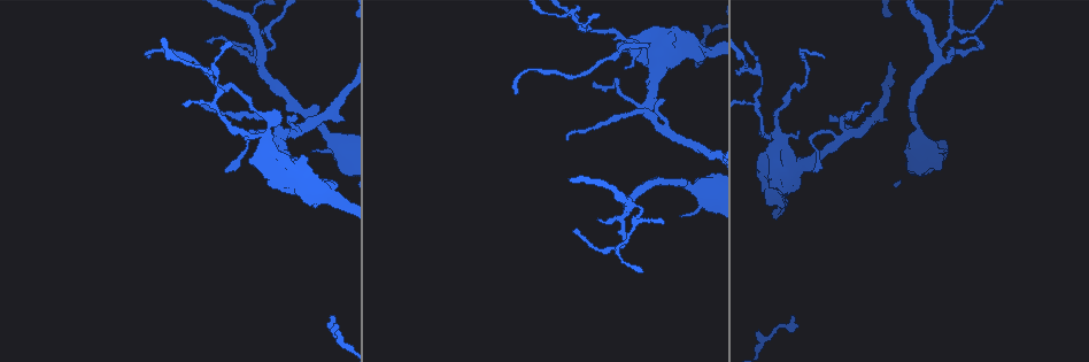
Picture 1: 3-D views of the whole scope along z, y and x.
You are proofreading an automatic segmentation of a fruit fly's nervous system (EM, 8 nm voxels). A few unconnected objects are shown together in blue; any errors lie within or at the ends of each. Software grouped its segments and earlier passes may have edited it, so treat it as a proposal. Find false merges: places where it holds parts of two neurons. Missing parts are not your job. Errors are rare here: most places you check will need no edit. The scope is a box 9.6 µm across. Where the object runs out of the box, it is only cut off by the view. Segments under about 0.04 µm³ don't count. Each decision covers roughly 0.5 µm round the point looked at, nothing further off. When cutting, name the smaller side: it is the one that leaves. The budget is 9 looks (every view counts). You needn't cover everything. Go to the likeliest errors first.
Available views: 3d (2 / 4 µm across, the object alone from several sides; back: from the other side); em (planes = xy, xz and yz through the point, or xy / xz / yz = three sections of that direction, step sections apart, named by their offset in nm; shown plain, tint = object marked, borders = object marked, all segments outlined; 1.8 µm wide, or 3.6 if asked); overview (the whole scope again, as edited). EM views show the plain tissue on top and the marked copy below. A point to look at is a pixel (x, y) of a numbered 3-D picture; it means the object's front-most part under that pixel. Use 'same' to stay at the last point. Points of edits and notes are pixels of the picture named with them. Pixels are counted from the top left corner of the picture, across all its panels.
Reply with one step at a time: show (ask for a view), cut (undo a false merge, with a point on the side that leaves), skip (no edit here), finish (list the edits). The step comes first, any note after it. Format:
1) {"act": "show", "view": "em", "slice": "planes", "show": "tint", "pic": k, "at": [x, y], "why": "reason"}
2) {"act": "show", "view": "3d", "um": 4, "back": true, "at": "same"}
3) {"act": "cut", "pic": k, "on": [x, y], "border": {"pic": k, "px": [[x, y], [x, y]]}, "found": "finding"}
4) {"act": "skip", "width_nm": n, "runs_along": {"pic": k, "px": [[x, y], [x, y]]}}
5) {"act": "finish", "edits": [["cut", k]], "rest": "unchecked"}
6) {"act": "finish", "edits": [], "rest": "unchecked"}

{"act": "show", "view": "em", "slice": "yz", "step": 16, "show": "tint", "pic": 1, "at": [265, 147], "why": "three-way junction"}

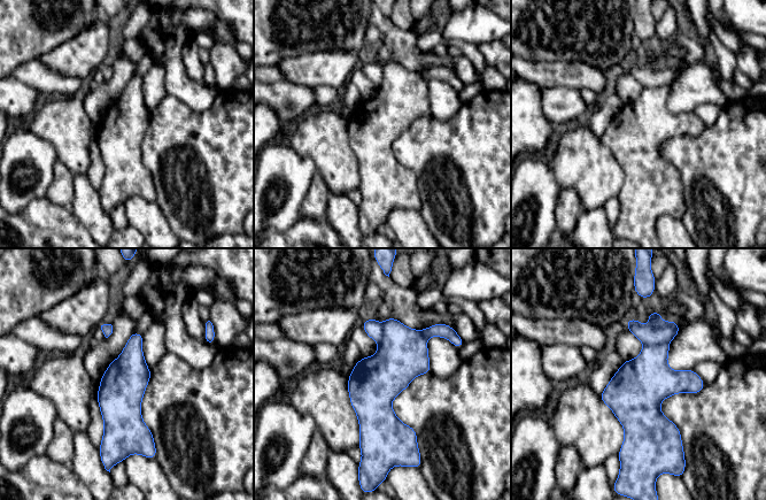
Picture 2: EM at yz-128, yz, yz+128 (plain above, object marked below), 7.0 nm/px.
{"act": "show", "view": "em", "slice": "planes", "show": "borders", "at": "same", "why": "cut it another way"}

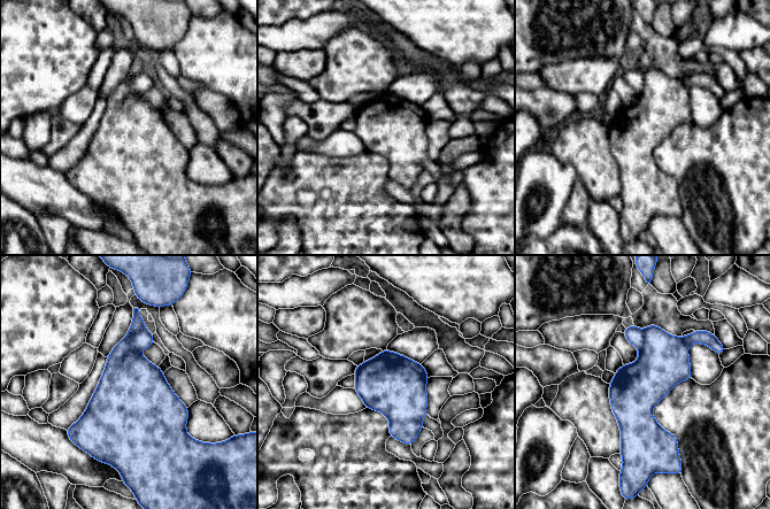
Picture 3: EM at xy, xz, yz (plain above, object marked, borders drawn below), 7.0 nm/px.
{"act": "cut", "pic": 3, "on": [140, 340], "found": "two neurons meet here"}

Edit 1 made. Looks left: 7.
{"act": "show", "view": "em", "um": 3.6, "slice": "planes", "show": "tint", "pic": 1, "at": [778, 202], "why": "sudden change in width"}

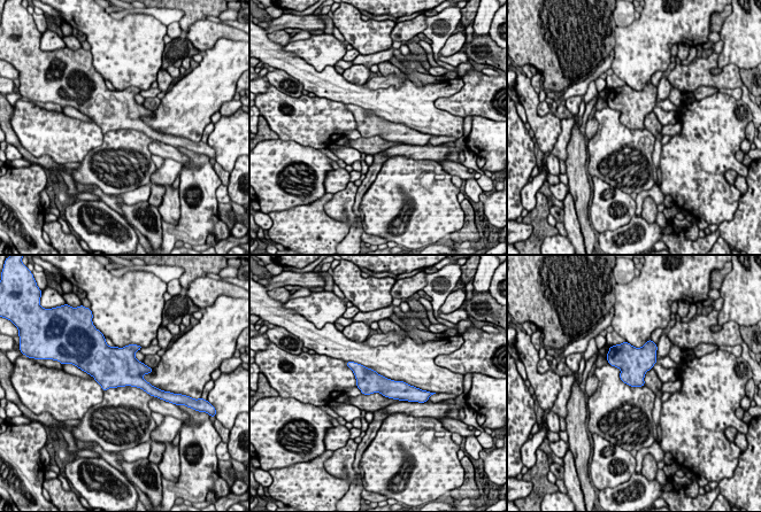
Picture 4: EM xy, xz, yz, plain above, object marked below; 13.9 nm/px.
{"act": "skip", "runs_along": {"pic": 4, "px": [[352, 365], [371, 382], [410, 390]]}, "found": "all the same neuron"}

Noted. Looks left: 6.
{"act": "show", "view": "em", "um": 3.6, "slice": "xz", "step": 16, "show": "tint", "pic": 1, "at": [702, 188], "why": "sudden change in width"}

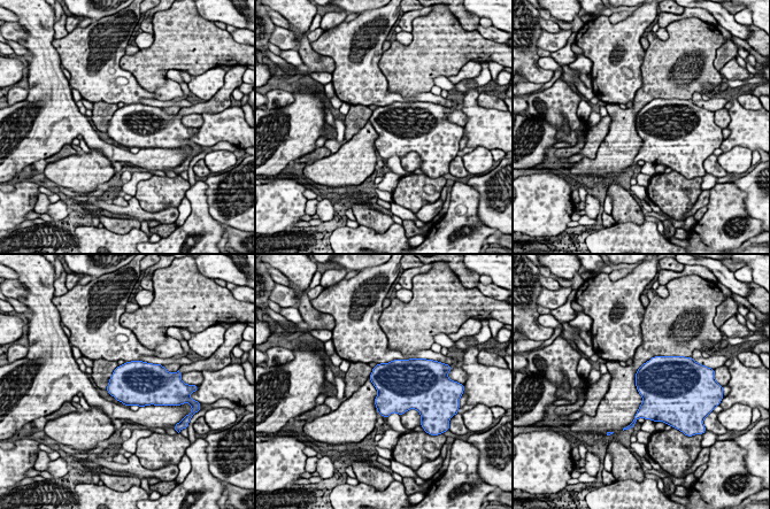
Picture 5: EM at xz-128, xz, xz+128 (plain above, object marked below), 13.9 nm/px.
{"act": "skip", "width_nm": 360, "found": "continuous, no second neuron"}

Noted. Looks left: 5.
{"act": "finish", "edits": [["cut", 3]], "rest": "unchecked"}

